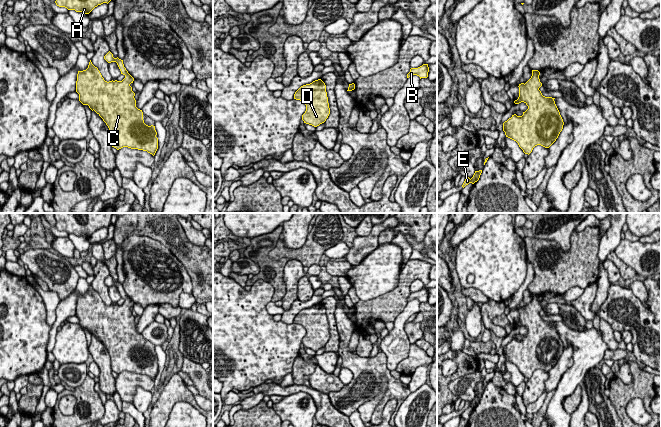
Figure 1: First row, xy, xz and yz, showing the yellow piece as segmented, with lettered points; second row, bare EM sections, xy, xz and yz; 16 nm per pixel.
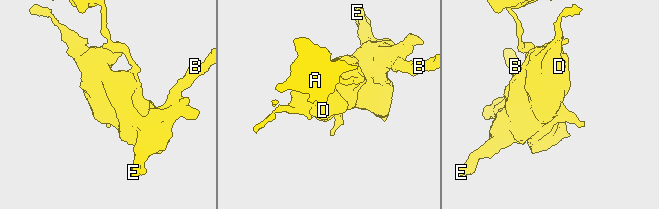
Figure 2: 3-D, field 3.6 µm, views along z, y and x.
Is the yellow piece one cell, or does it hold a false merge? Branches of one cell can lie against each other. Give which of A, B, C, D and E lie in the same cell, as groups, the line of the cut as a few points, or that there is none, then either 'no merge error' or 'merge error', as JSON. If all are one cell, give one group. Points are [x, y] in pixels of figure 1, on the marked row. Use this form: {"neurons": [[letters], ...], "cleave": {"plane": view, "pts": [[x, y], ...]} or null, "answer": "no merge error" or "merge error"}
{"neurons": [["A"], ["B", "C", "D", "E"]], "cleave": {"plane": "xy", "pts": [[128, 73], [125, 76]]}, "answer": "merge error"}

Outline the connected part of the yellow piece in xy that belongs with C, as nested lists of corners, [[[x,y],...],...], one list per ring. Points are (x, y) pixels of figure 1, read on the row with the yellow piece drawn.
[[[91,60],[88,68],[78,71],[76,92],[83,105],[95,111],[106,123],[112,147],[128,147],[155,155],[158,138],[155,126],[144,123],[142,110],[136,107],[130,86],[134,78],[127,74],[122,81],[105,81]]]

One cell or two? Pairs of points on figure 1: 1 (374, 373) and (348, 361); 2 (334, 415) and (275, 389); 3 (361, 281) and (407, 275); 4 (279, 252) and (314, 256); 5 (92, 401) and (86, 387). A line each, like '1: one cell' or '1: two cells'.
1: one cell
2: one cell
3: two cells
4: one cell
5: one cell

